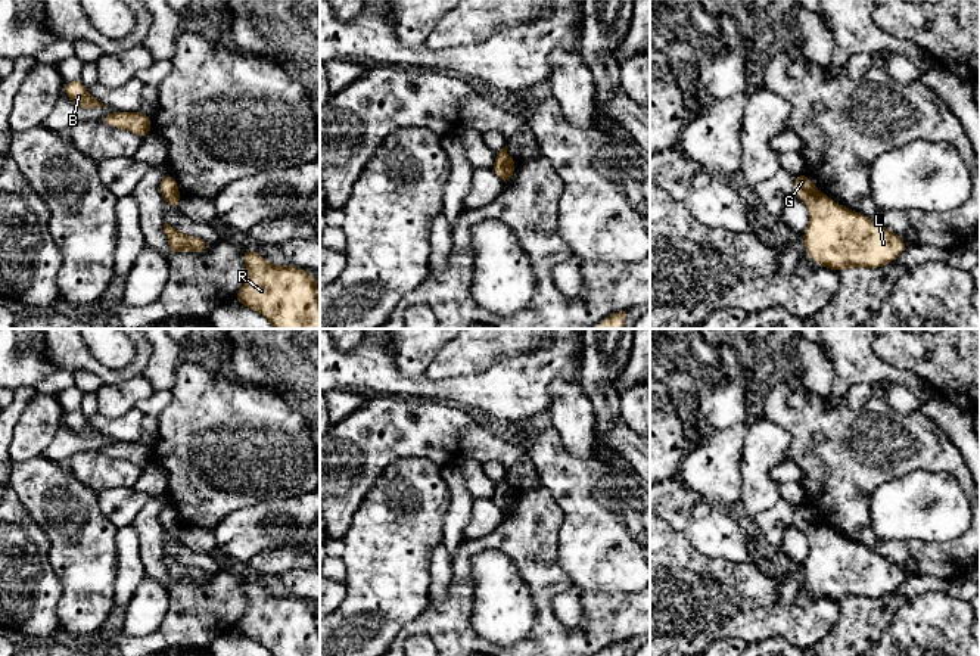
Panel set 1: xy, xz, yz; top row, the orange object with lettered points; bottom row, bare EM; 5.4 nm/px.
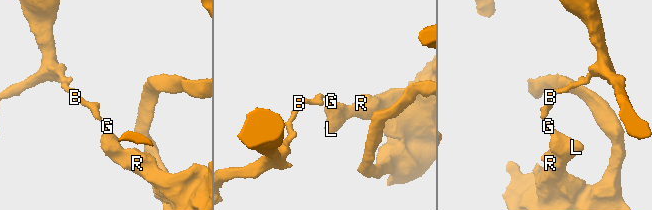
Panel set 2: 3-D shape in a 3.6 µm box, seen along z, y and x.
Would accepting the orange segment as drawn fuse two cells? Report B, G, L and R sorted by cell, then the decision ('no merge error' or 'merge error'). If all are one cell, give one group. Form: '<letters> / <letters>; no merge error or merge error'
B G / L R; merge error

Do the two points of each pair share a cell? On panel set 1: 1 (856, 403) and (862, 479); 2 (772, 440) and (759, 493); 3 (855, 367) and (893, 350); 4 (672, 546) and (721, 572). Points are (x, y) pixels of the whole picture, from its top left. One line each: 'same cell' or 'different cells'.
1: different cells
2: same cell
3: different cells
4: same cell

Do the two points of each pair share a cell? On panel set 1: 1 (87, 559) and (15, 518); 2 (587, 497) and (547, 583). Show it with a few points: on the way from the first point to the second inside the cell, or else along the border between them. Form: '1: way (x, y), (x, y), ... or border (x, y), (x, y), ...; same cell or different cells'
1: border (27, 509), (47, 537), (49, 562), (55, 571); different cells
2: border (560, 524), (559, 565), (574, 588); different cells

